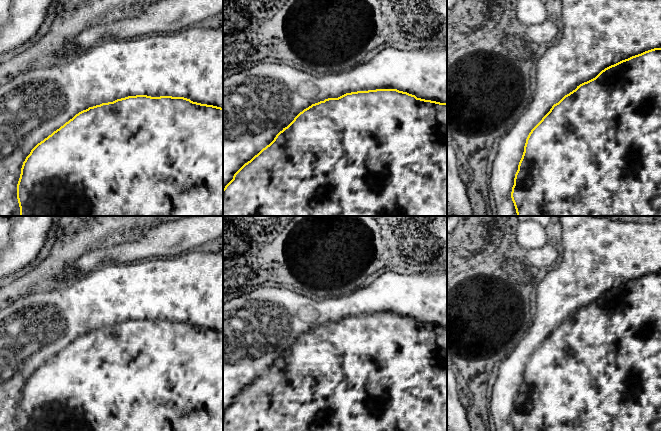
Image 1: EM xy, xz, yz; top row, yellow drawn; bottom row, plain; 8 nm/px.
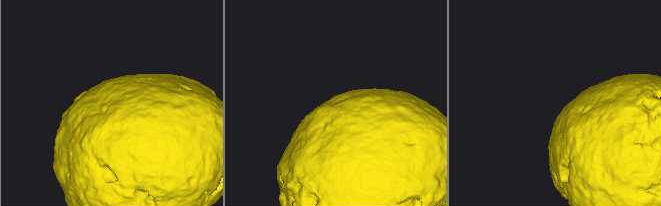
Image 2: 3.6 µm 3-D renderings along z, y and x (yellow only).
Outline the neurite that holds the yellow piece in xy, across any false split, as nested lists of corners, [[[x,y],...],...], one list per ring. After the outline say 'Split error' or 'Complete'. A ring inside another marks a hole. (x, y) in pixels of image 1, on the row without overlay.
[[[191,250],[176,257],[105,263],[67,287],[23,296],[0,310],[0,431],[223,431],[223,253]]]. Split error

